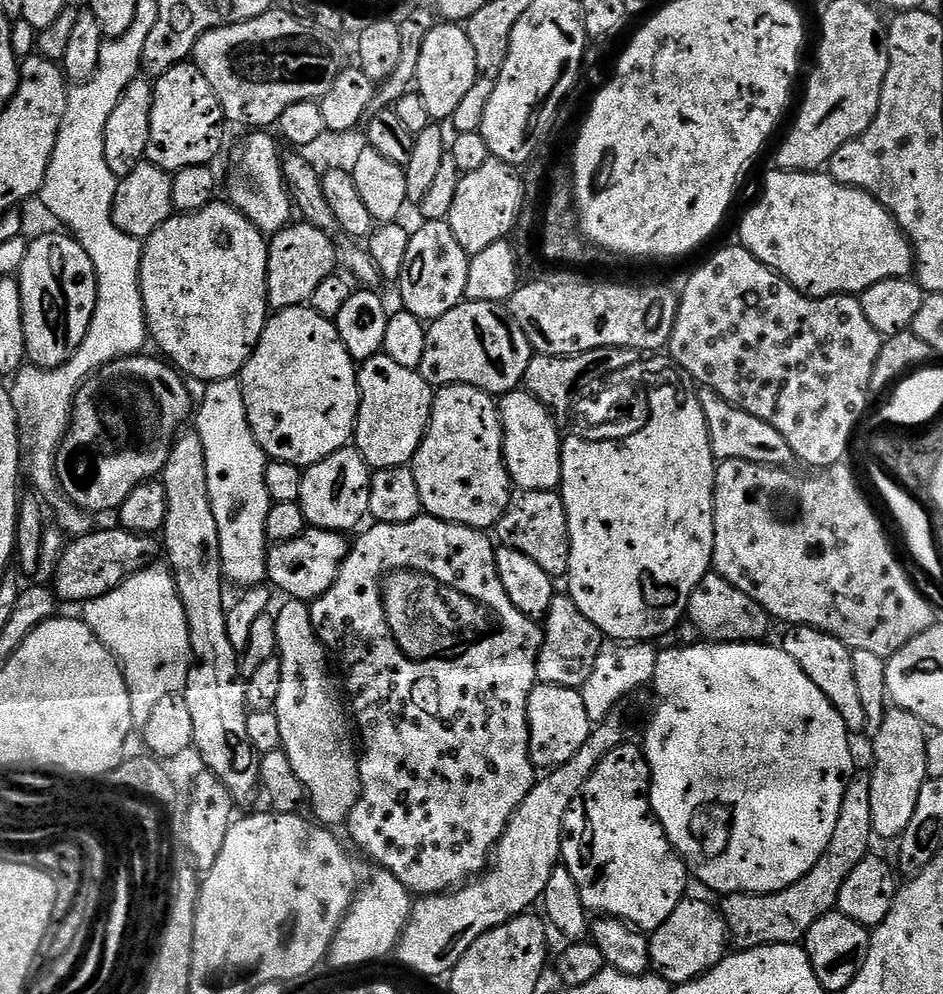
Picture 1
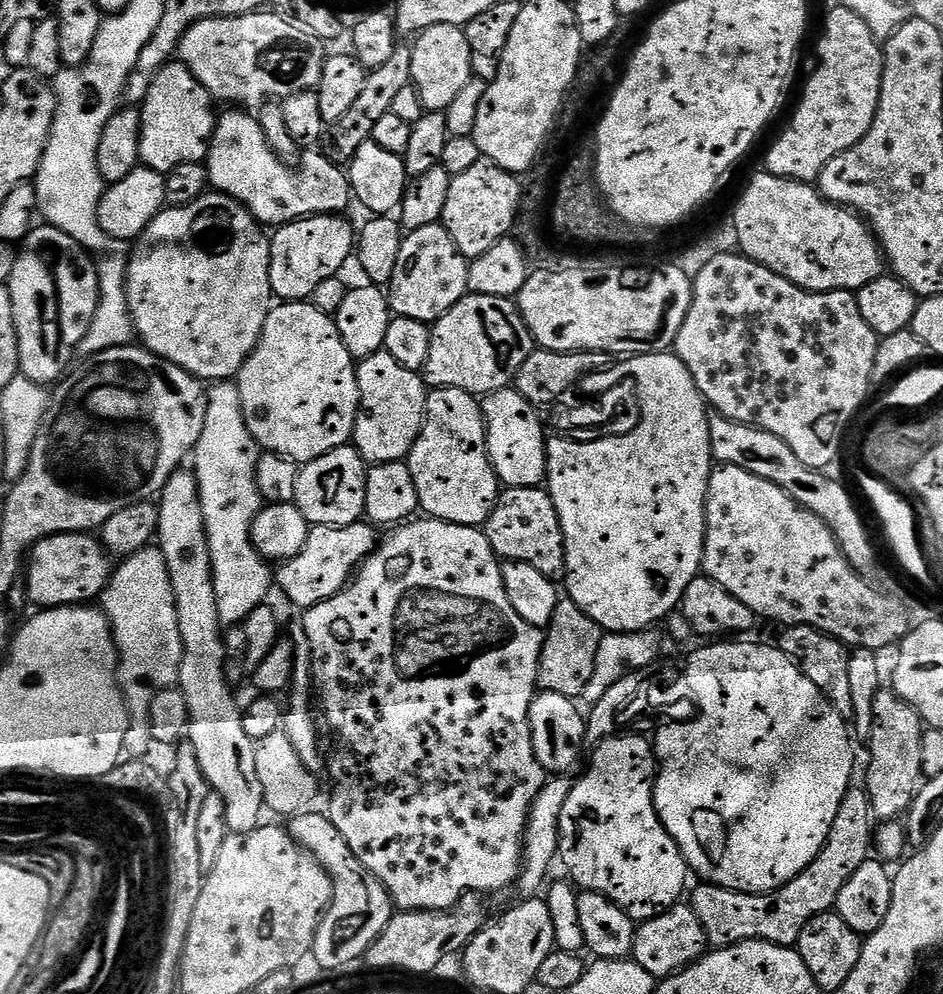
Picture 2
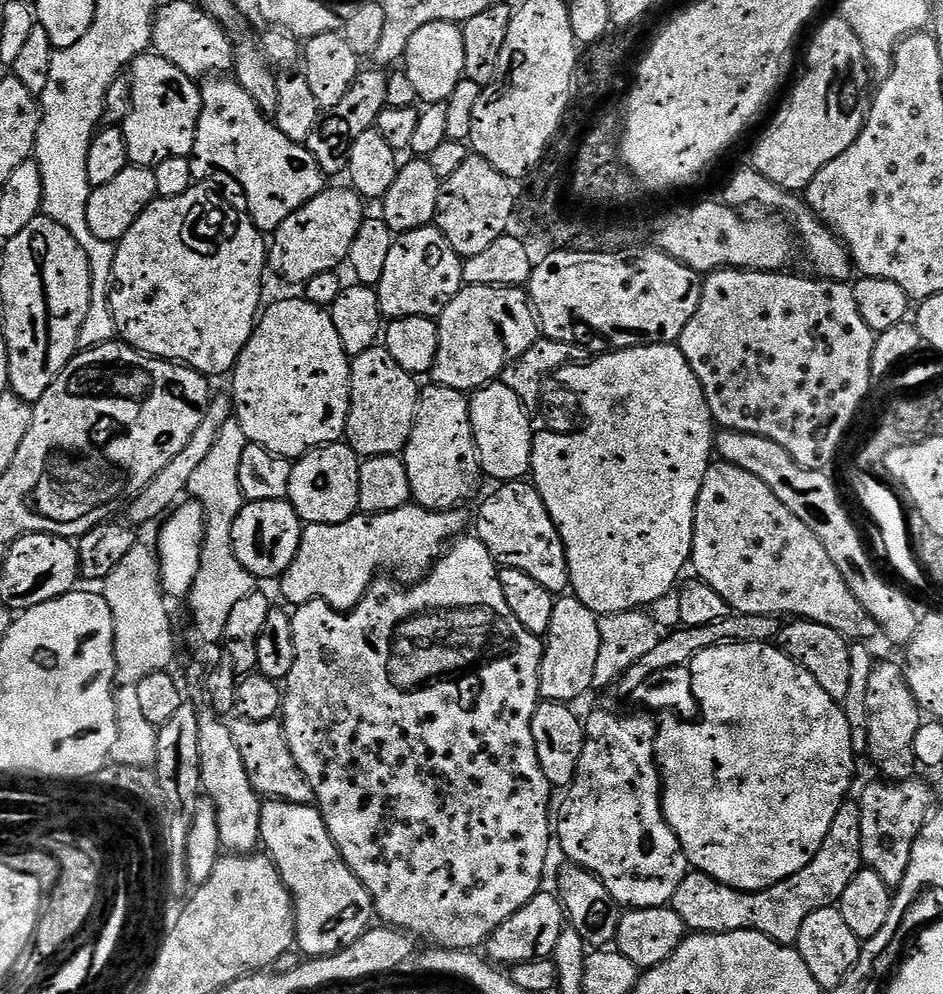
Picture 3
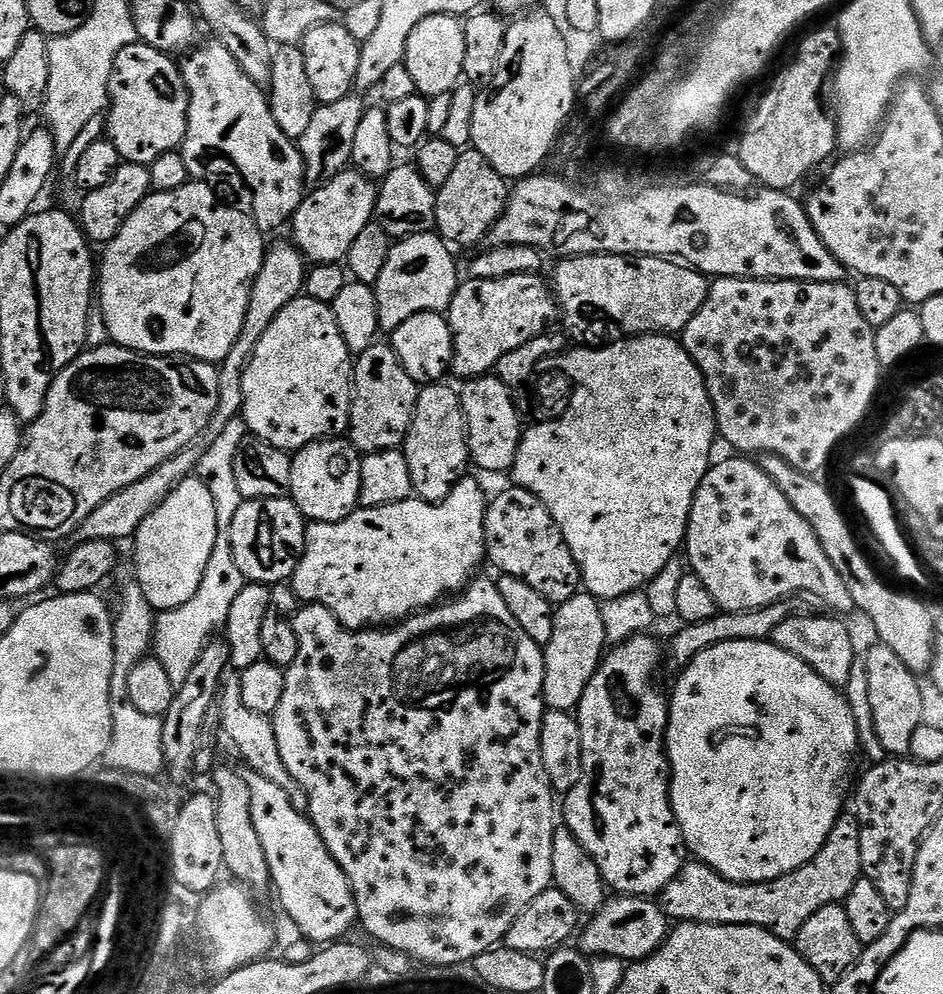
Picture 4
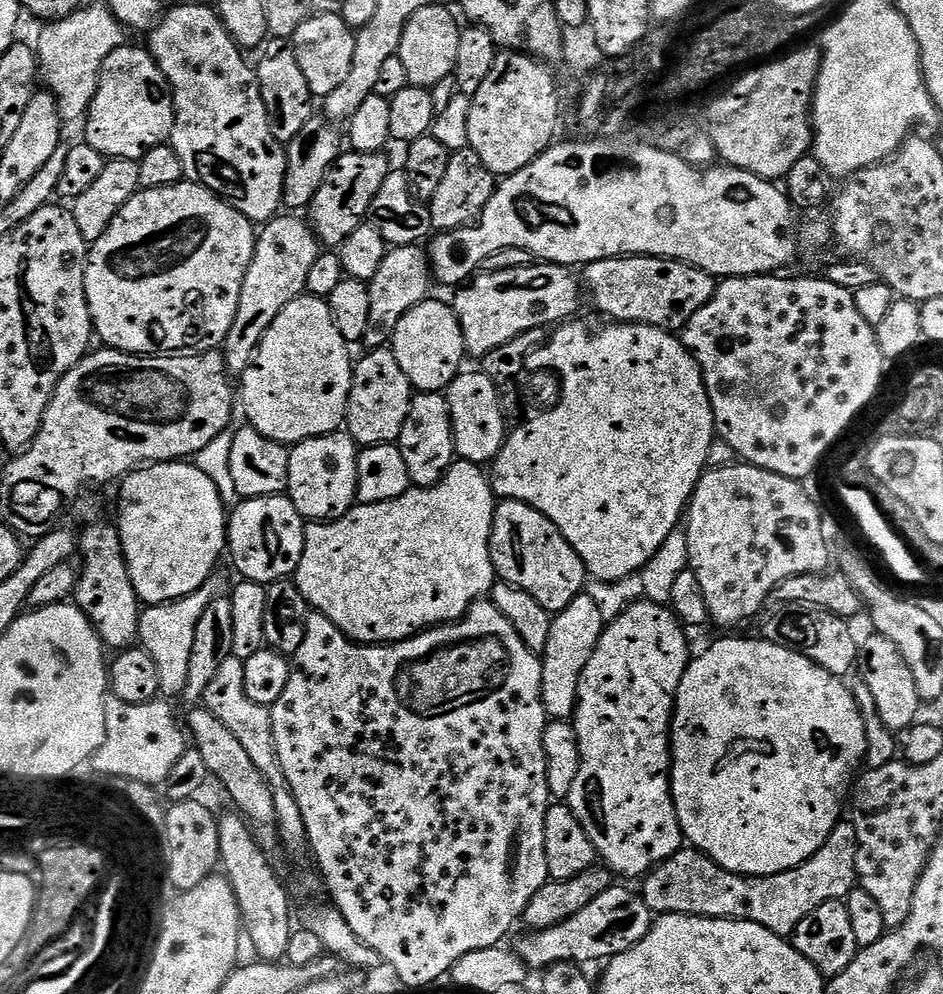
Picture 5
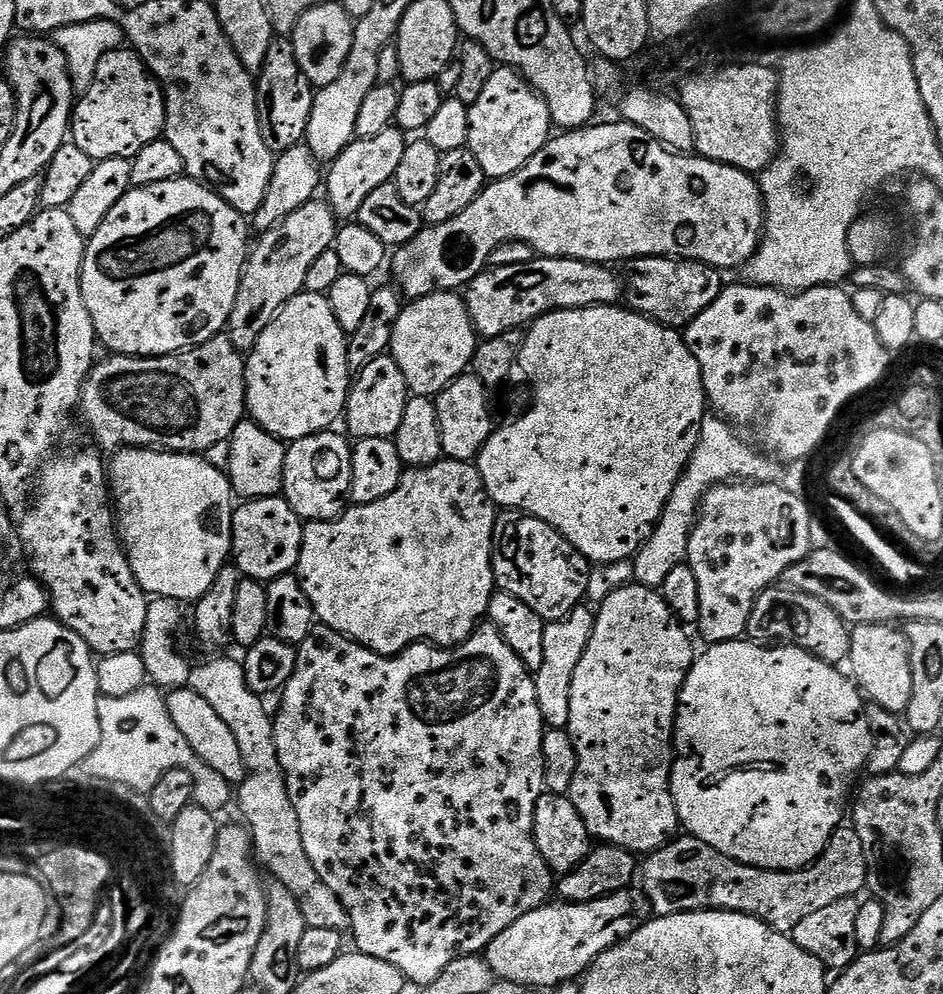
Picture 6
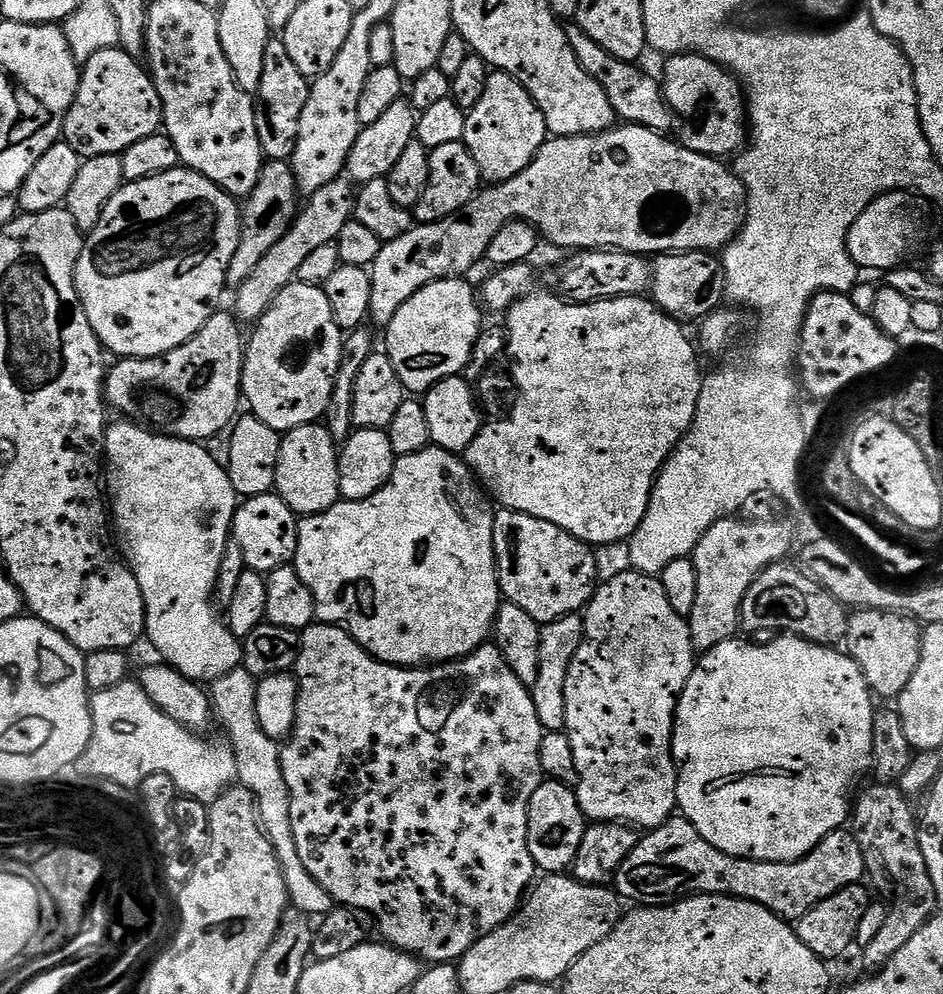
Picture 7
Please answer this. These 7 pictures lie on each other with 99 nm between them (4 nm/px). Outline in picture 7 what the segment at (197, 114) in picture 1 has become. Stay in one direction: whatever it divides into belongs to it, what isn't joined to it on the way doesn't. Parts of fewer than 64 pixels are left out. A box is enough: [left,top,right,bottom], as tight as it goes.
[62,46,163,158]

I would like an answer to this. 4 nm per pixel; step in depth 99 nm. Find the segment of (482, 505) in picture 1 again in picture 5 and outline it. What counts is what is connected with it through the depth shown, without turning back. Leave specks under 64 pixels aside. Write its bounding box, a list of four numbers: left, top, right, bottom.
[399,392,457,488]

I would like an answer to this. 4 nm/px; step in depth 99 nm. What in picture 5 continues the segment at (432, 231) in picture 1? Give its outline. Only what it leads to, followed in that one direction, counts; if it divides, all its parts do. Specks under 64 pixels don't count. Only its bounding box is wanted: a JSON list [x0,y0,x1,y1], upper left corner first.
[362,244,434,349]

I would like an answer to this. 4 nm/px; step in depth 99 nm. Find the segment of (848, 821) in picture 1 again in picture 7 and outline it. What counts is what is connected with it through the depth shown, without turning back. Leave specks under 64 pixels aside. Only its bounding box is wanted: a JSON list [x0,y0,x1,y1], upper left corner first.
[614,815,866,922]

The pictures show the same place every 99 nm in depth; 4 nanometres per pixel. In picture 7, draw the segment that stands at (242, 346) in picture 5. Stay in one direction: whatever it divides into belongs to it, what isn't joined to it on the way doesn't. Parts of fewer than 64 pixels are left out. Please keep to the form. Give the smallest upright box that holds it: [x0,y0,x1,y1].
[234,178,354,322]

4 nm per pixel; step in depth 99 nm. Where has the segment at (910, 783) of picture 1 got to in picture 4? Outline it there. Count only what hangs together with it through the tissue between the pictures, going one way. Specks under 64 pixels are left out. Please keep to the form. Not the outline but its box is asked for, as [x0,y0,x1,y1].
[862,642,925,758]

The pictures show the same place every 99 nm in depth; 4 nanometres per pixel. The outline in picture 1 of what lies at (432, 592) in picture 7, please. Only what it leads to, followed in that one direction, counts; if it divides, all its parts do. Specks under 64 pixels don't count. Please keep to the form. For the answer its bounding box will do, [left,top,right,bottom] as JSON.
[268,527,350,602]

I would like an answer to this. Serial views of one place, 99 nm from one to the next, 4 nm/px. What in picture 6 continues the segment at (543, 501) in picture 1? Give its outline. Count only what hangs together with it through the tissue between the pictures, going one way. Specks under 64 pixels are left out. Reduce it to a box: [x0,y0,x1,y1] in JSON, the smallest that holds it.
[492,510,590,620]

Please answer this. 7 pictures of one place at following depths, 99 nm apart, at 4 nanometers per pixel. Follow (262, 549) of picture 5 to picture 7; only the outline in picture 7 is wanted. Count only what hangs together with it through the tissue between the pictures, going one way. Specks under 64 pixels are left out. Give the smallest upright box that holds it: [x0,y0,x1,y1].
[232,492,298,574]

